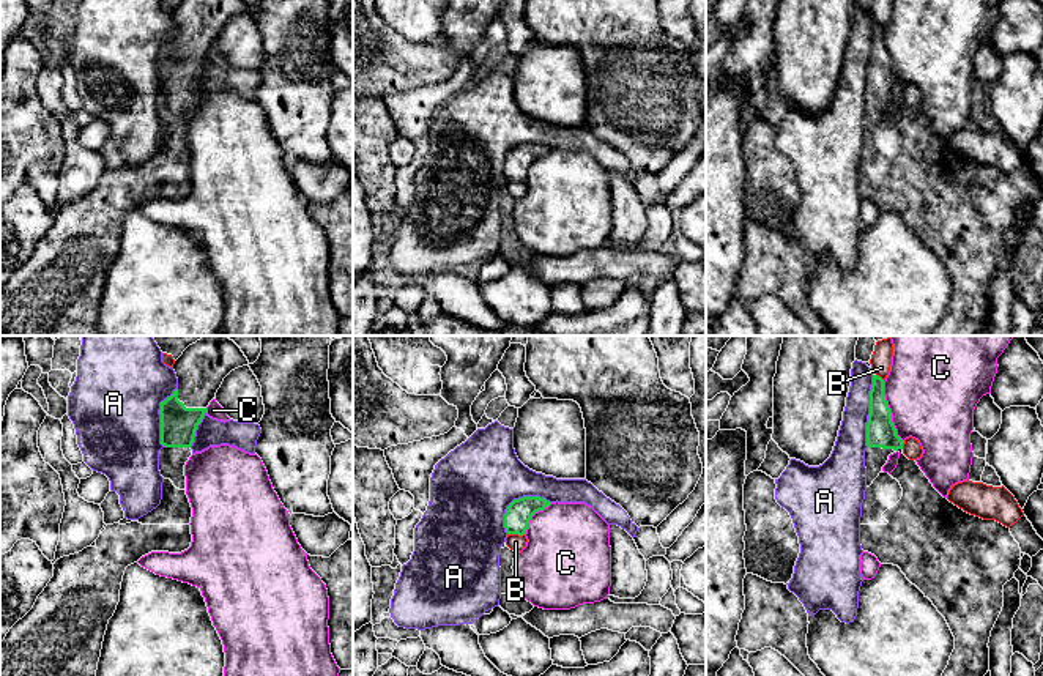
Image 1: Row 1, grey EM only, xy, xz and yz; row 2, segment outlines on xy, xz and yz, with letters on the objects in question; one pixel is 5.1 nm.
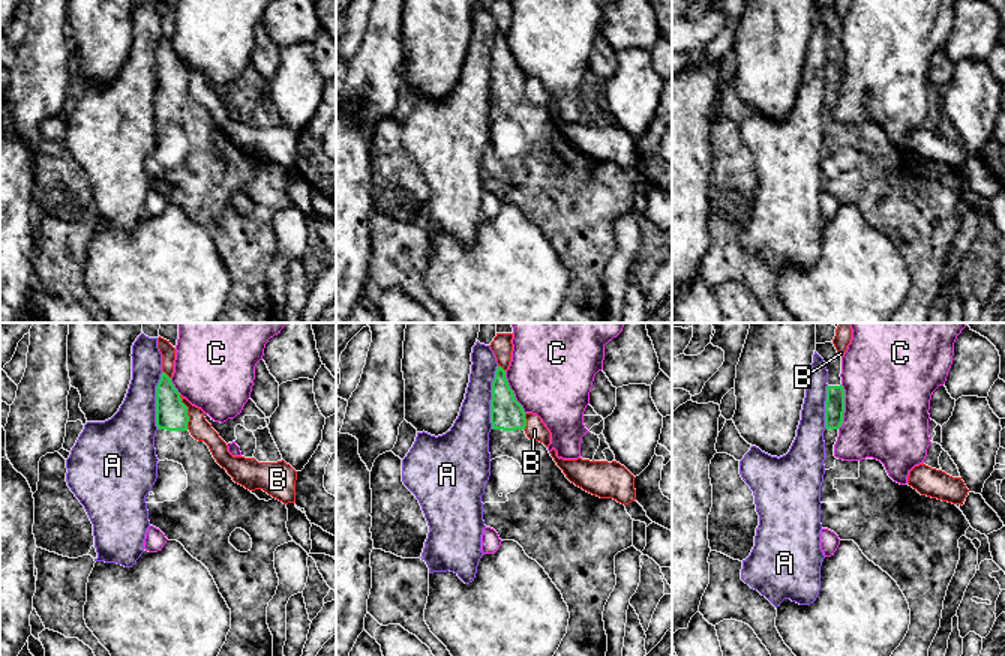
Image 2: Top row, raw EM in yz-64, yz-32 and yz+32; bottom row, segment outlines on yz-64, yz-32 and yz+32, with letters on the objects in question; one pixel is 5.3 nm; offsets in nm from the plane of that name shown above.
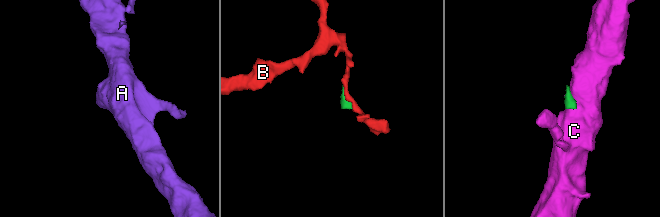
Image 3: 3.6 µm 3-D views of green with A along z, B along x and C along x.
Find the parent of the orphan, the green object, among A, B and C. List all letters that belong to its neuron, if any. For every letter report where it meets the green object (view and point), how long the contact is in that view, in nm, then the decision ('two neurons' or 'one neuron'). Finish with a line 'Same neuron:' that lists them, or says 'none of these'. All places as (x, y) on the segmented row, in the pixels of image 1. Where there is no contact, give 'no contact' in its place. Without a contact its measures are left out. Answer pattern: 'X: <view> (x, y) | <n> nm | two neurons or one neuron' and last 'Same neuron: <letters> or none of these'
A: yz (870, 412) | 360 nm | two neurons
B: xz (515, 533) | 90 nm | two neurons
C: yz (889, 412) | 320 nm | two neurons
Same neuron: none of these

